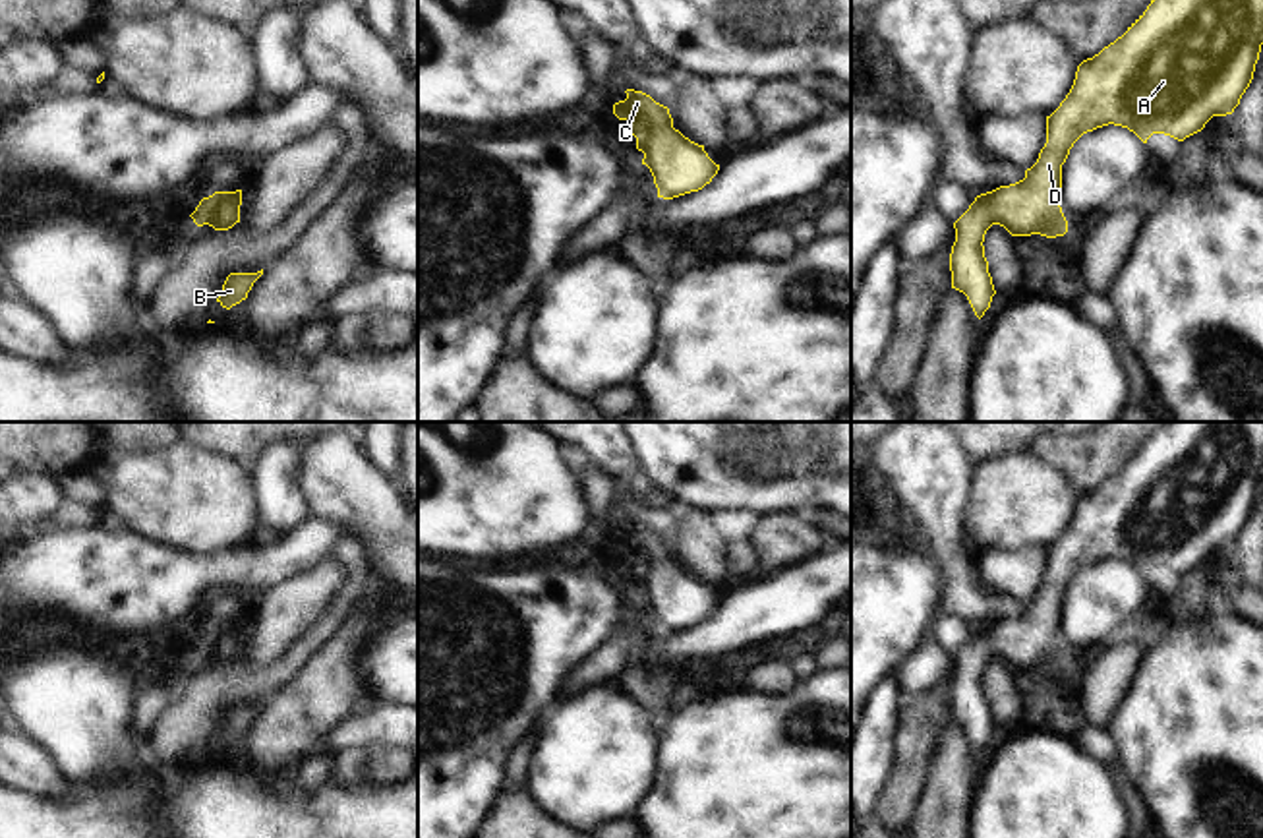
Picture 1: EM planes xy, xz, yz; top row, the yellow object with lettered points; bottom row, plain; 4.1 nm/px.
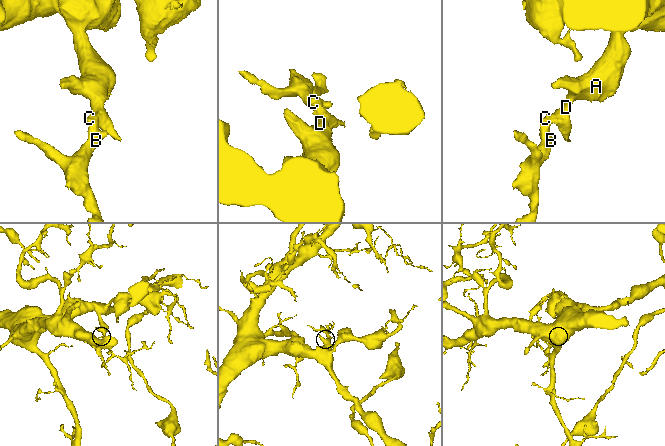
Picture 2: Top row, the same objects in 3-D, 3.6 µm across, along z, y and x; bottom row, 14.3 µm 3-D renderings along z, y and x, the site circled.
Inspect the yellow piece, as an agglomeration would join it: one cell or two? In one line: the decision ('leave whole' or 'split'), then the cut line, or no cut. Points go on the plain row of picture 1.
leave whole; cut none

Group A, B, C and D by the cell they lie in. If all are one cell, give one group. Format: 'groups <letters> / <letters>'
groups A B C D

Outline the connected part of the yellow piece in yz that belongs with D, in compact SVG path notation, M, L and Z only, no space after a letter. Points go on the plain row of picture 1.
M1164 422L1114 476L1077 499L1073 519L1046 550L1046 577L1025 612L981 627L954 656L950 687L952 722L963 726L981 753L996 728L984 668L992 658L1012 670L1064 670L1068 654L1060 641L1062 598L1087 565L1114 557L1143 577L1153 567L1178 575L1201 565L1213 550L1232 548L1249 521L1263 478L1263 422Z

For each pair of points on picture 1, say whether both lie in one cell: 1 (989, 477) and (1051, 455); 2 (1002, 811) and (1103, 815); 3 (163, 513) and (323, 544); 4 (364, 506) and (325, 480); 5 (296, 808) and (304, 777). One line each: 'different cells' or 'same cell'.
1: different cells
2: same cell
3: different cells
4: same cell
5: different cells

